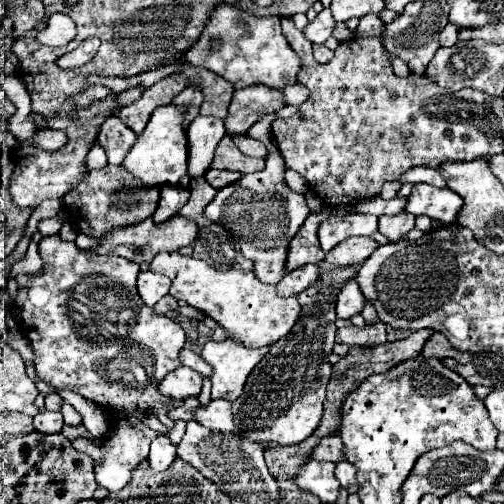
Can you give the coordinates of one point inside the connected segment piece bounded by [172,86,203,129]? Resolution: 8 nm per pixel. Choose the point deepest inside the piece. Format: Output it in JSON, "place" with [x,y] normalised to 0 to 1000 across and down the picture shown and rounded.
{"place":[379,194]}

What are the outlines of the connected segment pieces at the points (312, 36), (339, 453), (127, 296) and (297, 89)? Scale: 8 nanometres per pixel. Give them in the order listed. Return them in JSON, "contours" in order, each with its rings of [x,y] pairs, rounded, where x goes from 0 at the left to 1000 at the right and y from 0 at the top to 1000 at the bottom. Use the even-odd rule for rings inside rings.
{"contours":[[[[641,16],[641,20],[629,28],[629,36],[601,56],[601,67],[605,67],[609,79],[629,83],[629,87],[641,87],[641,83],[657,71],[661,52],[665,52],[665,40],[661,40],[661,32],[657,32],[657,20],[653,20],[653,16]]],[[[665,861],[665,865],[653,865],[653,869],[641,869],[637,881],[621,893],[621,905],[625,913],[649,913],[649,917],[681,917],[685,913],[685,881],[681,873]]],[[[117,464],[89,468],[89,472],[77,480],[77,508],[81,508],[81,516],[85,516],[85,532],[81,532],[73,544],[62,548],[62,556],[58,556],[54,567],[38,567],[34,587],[30,587],[30,607],[34,607],[34,615],[38,615],[38,631],[46,635],[46,647],[54,647],[54,651],[50,651],[50,667],[58,671],[58,679],[62,679],[62,687],[65,687],[65,698],[69,698],[69,714],[65,714],[65,718],[69,718],[69,742],[73,742],[77,754],[93,758],[93,762],[105,766],[113,778],[117,778],[117,774],[145,774],[145,778],[161,782],[165,790],[173,790],[173,794],[181,794],[181,798],[204,806],[204,810],[220,821],[220,833],[224,833],[224,849],[228,849],[228,853],[224,853],[220,865],[208,873],[208,885],[204,885],[204,905],[208,905],[208,913],[204,913],[200,925],[188,925],[188,946],[194,964],[212,968],[216,976],[240,972],[240,968],[260,952],[260,937],[268,933],[268,925],[272,925],[280,913],[292,913],[300,873],[315,865],[312,857],[296,853],[296,849],[284,841],[284,825],[308,821],[308,813],[327,810],[331,798],[343,798],[343,794],[331,794],[331,786],[315,786],[312,762],[315,762],[315,754],[323,750],[331,726],[359,726],[355,698],[359,698],[359,690],[367,687],[371,667],[367,667],[363,651],[359,651],[351,639],[343,639],[343,635],[331,631],[331,627],[312,627],[312,623],[304,623],[304,611],[296,611],[296,607],[288,607],[288,603],[280,599],[280,591],[276,591],[276,583],[272,583],[272,567],[268,567],[272,544],[276,544],[276,524],[268,524],[268,520],[260,520],[260,516],[248,516],[248,512],[200,508],[200,504],[188,504],[188,500],[165,500],[165,496],[157,496],[157,492],[149,488],[149,480],[129,480],[129,476],[121,476]],[[204,611],[232,611],[232,619],[260,619],[260,635],[252,635],[252,659],[228,659],[228,651],[188,651],[188,619],[204,619]]],[[[581,167],[577,175],[565,175],[565,198],[569,206],[601,206],[613,194],[613,183],[605,179],[605,171]]]]}

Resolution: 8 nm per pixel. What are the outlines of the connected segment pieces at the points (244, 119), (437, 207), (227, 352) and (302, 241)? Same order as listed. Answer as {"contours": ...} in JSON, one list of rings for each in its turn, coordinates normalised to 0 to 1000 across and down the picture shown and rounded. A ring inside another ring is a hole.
{"contours":[[[[522,167],[466,179],[454,226],[446,234],[450,266],[486,266],[526,226],[542,226],[565,210],[558,175],[530,175]]],[[[823,365],[804,405],[804,421],[831,429],[843,425],[875,444],[903,440],[907,421],[919,409],[919,393],[891,373],[863,373],[855,365]]],[[[454,671],[442,679],[411,679],[399,694],[399,706],[423,726],[419,790],[446,790],[466,798],[494,738],[510,726],[518,706],[530,702],[530,694],[534,687],[490,690],[482,679]]],[[[641,417],[637,425],[613,425],[593,460],[577,472],[573,496],[569,496],[569,516],[565,516],[565,540],[577,540],[585,532],[597,532],[605,524],[633,524],[645,512],[645,500],[633,488],[629,476],[629,452],[641,437],[641,429],[653,429],[661,421]]]]}

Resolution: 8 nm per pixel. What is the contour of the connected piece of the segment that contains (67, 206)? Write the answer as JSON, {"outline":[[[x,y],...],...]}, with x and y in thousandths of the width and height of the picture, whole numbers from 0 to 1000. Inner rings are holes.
{"outline":[[[212,325],[200,337],[177,337],[161,365],[125,389],[125,417],[157,460],[181,472],[208,472],[224,452],[264,448],[304,429],[315,401],[315,373],[288,373],[244,329]]]}

